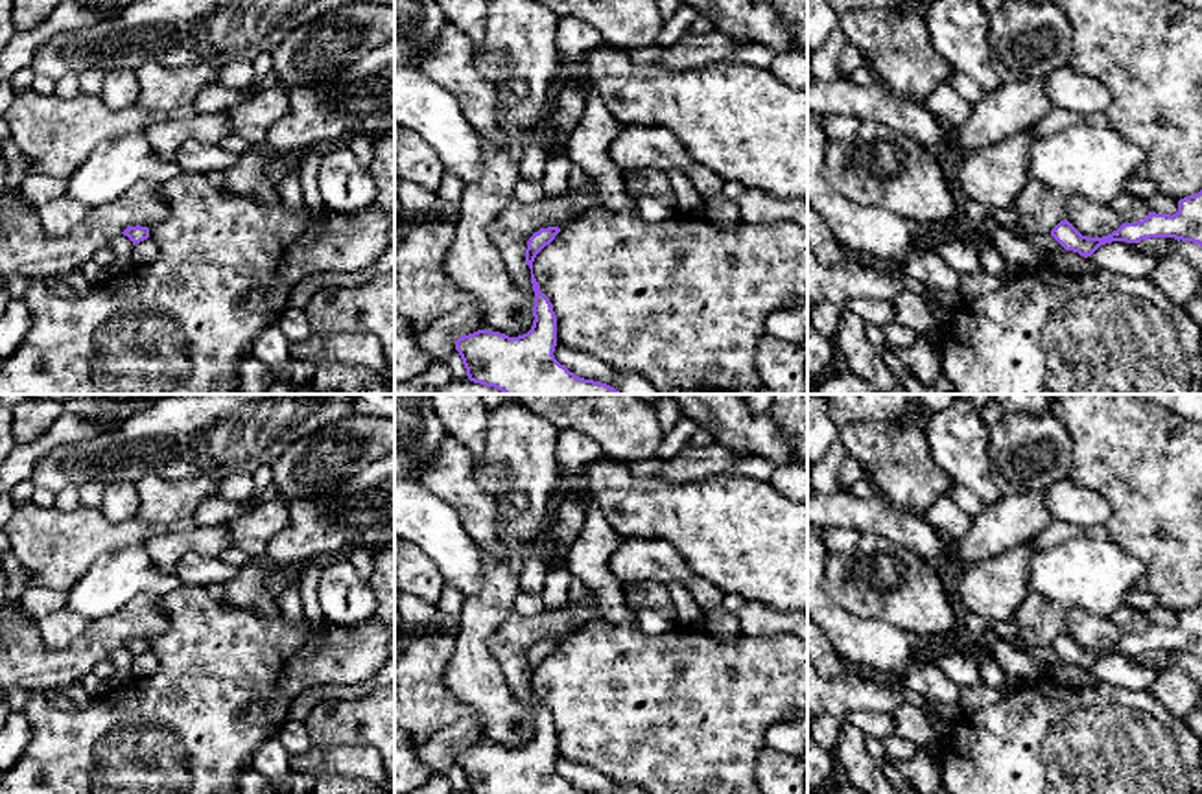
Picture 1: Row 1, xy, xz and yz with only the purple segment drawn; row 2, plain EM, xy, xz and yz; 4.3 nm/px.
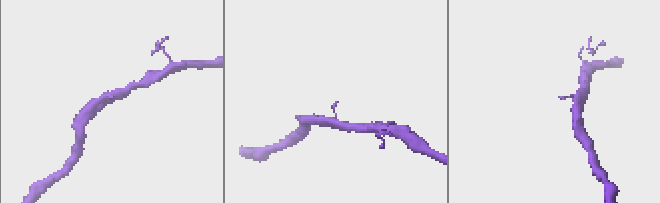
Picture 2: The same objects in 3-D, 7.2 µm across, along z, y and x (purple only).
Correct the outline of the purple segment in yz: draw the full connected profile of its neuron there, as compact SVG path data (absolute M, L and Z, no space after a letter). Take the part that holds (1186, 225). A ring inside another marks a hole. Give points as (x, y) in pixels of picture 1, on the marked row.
M1202 190L1178 201L1178 212L1149 212L1143 221L1123 223L1117 230L1102 238L1082 236L1067 219L1060 221L1051 236L1066 249L1080 256L1091 256L1101 245L1112 241L1137 243L1150 238L1174 238L1193 241L1202 247Z

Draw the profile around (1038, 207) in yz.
M1031 179L1018 192L1010 208L1029 234L1051 234L1051 230L1066 219L1066 199L1056 188L1042 181Z

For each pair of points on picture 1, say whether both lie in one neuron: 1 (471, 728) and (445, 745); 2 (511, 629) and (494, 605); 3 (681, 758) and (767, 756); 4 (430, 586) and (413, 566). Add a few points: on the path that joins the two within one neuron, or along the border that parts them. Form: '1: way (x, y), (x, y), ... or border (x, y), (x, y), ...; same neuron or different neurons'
1: way (465, 732), (450, 739); same neuron
2: border (513, 610), (491, 638), (491, 653), (496, 660); different neurons
3: border (765, 745), (758, 752), (753, 774); different neurons
4: way (424, 581), (415, 572); same neuron

